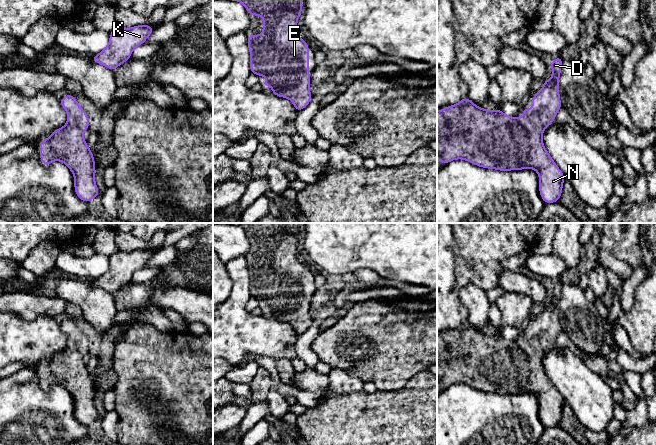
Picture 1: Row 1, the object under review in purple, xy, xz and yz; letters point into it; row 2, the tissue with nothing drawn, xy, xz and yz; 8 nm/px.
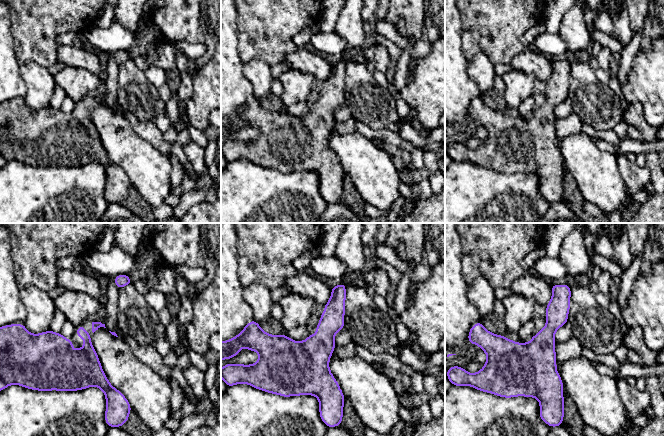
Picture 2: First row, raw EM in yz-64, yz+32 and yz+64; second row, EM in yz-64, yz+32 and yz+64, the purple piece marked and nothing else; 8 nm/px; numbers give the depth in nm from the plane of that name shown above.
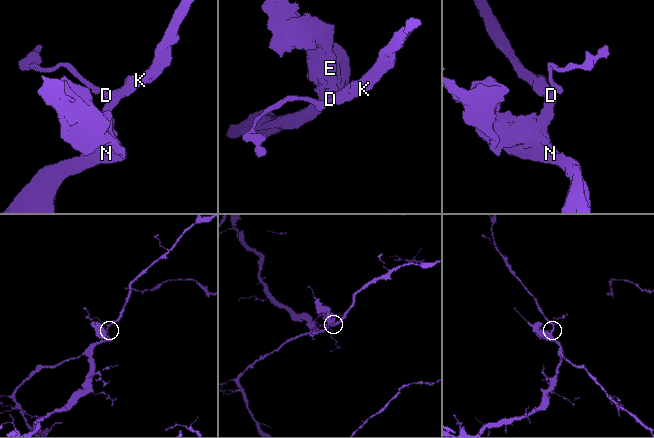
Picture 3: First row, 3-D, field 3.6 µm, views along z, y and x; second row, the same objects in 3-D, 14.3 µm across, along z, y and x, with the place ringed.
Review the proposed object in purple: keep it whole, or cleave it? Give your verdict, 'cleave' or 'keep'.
keep

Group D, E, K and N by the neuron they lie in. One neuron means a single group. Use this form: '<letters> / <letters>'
D E K N

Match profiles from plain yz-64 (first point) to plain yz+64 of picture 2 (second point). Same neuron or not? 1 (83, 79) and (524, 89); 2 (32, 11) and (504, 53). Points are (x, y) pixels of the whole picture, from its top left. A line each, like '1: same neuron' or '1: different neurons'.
1: same neuron
2: same neuron

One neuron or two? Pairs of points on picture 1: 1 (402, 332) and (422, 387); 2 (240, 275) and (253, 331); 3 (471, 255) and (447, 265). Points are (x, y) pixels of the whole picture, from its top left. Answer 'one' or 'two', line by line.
1: two
2: one
3: two

